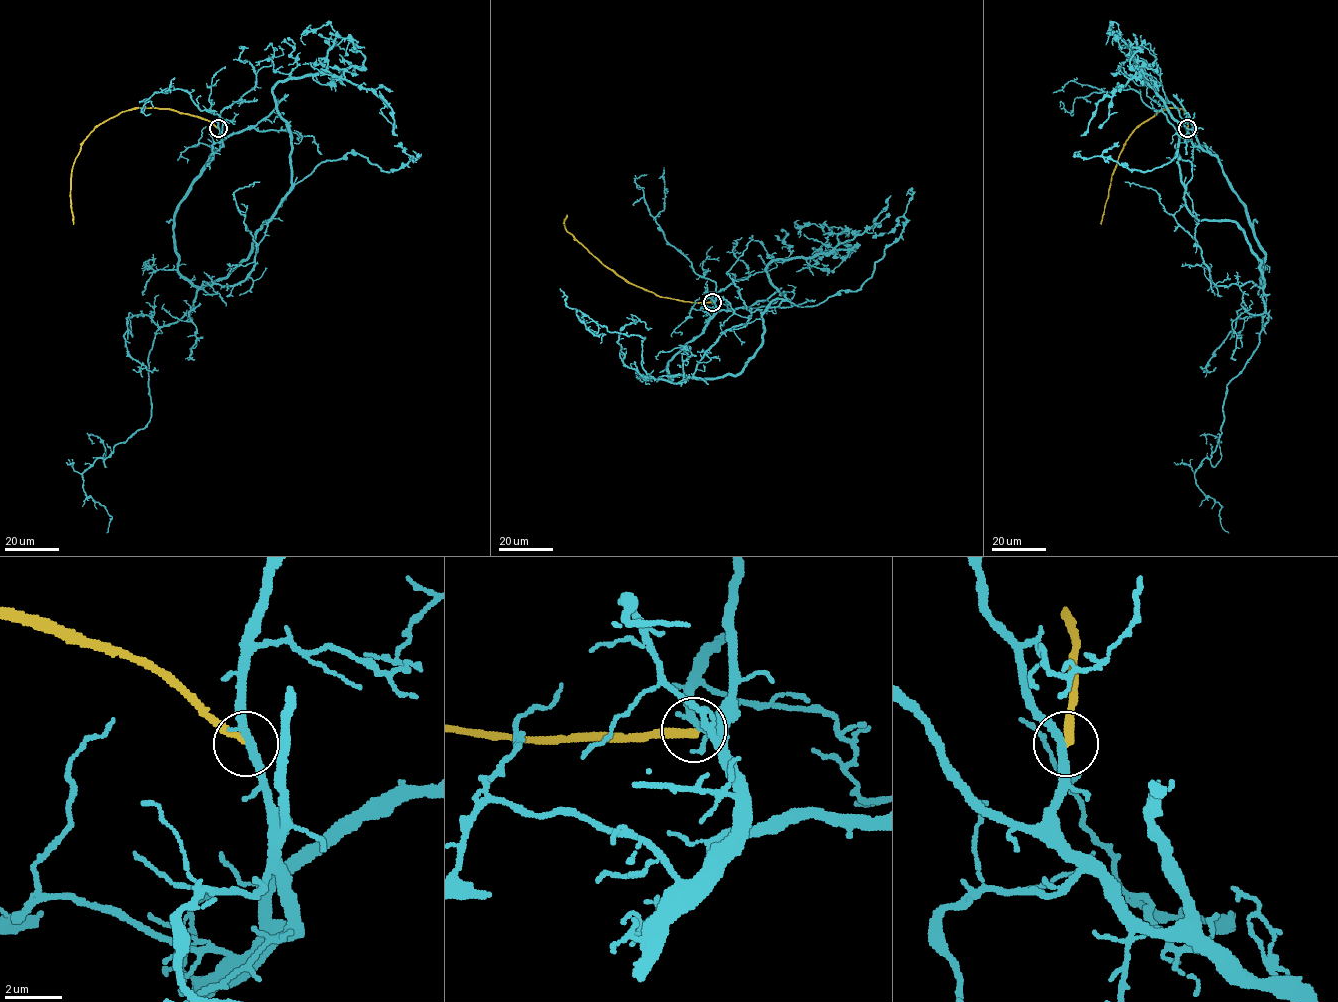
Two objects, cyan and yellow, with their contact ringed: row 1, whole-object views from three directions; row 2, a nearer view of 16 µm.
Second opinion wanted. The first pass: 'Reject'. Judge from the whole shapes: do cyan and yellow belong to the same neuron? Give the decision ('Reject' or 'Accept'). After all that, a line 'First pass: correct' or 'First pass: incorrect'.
Reject
First pass: correct

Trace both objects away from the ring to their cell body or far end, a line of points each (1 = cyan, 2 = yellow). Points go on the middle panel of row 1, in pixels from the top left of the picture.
1: (712, 301), (671, 379), (737, 375), (785, 299), (766, 267), (830, 253), (890, 195)
2: (712, 302), (660, 297), (628, 283), (604, 266), (565, 229), (564, 221), (567, 215)

